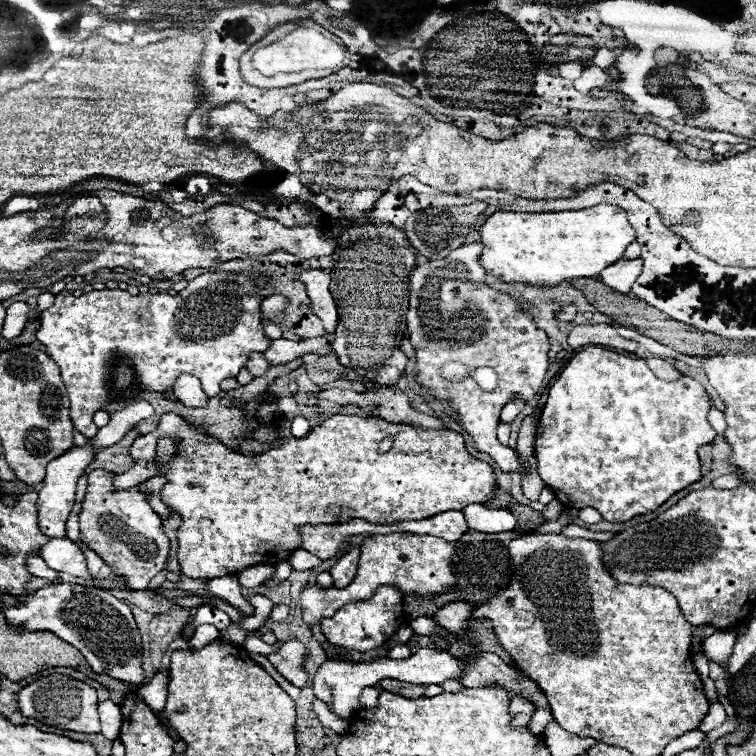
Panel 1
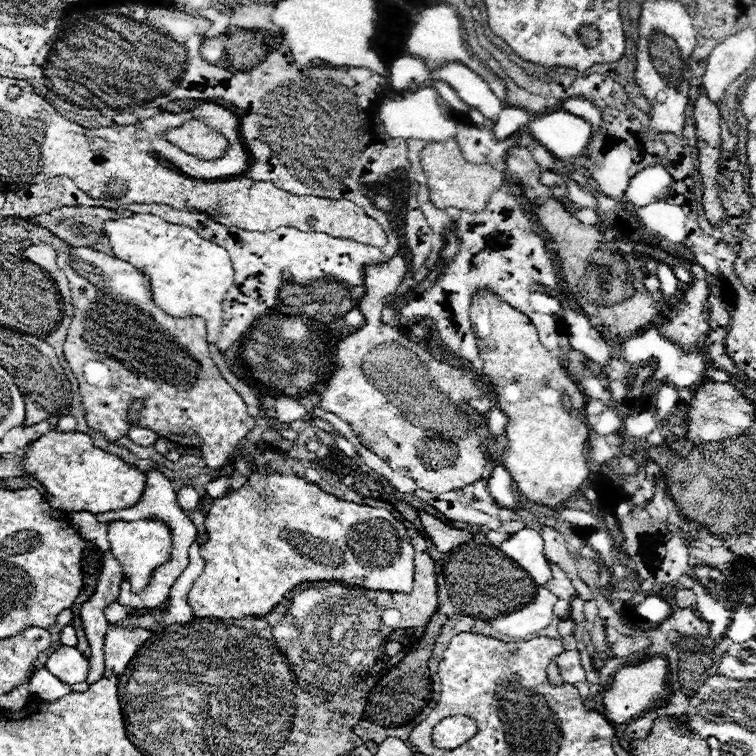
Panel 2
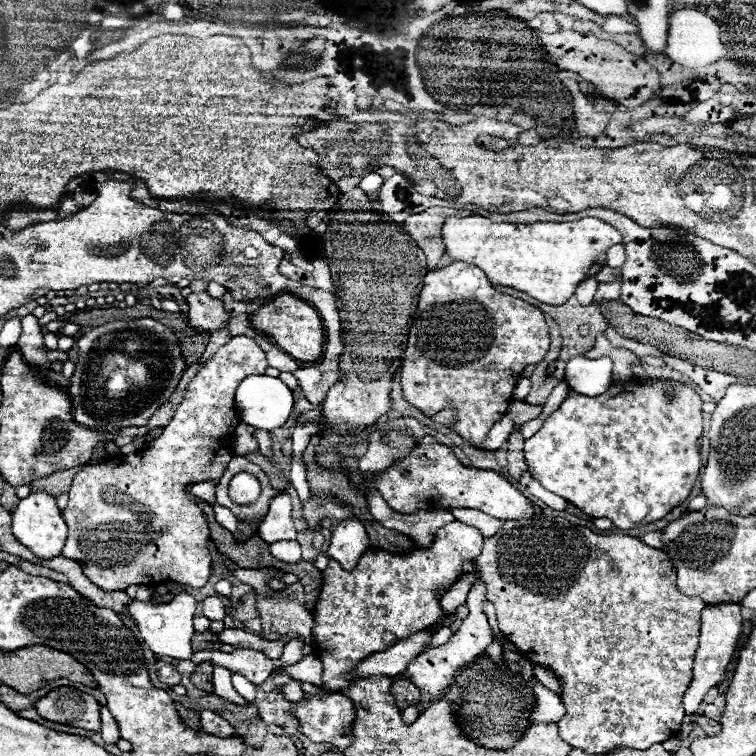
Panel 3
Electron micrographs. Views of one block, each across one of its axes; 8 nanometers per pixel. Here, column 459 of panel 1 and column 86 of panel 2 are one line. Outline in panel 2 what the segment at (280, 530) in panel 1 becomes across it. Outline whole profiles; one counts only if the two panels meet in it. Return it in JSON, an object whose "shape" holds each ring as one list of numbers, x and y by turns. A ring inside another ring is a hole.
{"shape":[[46,432,26,446,26,454,20,466,28,476,46,488,46,500,50,506,64,514,82,510,102,514,130,508,140,500,146,488,144,472,132,464,126,464,120,456,96,448,92,436,82,432]]}

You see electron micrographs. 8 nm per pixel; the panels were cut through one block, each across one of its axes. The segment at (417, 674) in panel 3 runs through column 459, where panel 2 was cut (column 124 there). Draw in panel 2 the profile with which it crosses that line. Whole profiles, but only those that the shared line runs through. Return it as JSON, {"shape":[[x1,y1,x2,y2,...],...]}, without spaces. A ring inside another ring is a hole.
{"shape":[[110,626,104,640,104,676,122,676,136,650,150,638,150,630,144,628,120,628]]}

